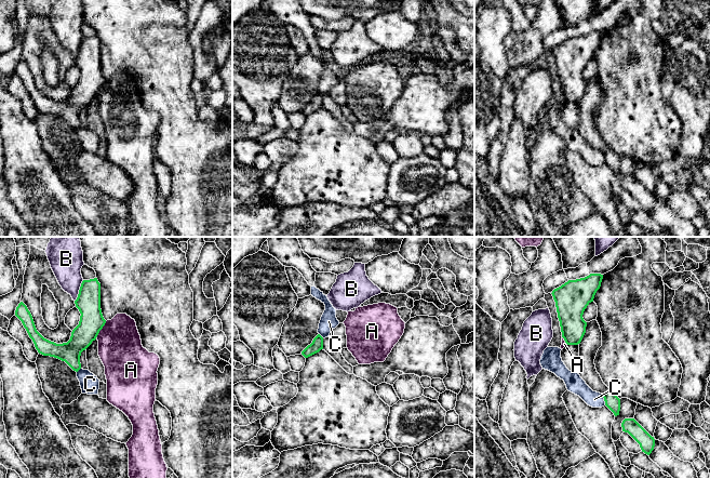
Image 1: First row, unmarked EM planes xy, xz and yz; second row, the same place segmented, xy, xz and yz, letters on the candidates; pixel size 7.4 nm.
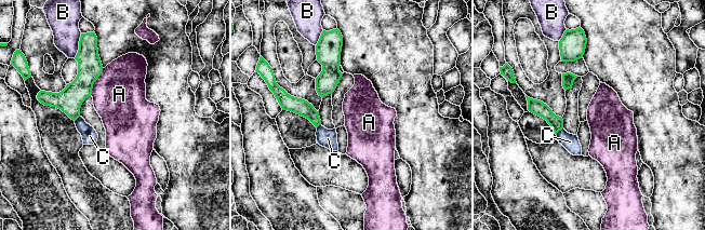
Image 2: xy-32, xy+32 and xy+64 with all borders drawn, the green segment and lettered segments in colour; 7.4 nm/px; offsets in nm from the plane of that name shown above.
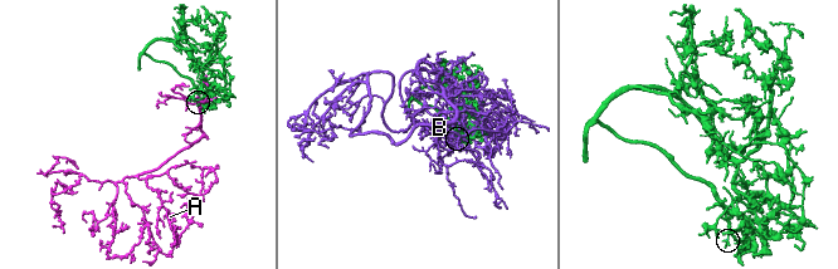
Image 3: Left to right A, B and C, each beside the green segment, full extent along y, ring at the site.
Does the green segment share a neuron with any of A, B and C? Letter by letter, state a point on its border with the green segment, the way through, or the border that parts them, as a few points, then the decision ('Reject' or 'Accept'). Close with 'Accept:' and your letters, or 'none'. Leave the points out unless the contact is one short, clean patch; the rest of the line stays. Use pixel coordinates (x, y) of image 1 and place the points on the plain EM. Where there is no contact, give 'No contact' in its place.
A: Touches green at xy (101, 87). Reject
B: Touches green at xy (79, 49). Reject
C: Touches green at yz (604, 157). Reject
Accept: none

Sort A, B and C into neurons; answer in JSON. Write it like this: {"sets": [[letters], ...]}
{"sets": [["A"], ["B"], ["C"]]}

